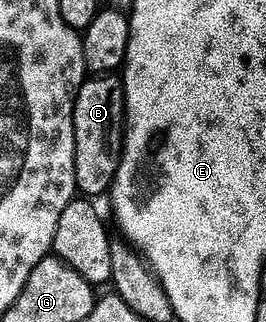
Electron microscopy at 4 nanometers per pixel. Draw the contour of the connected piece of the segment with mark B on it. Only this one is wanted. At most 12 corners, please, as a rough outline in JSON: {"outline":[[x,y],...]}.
{"outline":[[116,75],[85,80],[74,107],[77,192],[111,190],[123,154]]}

